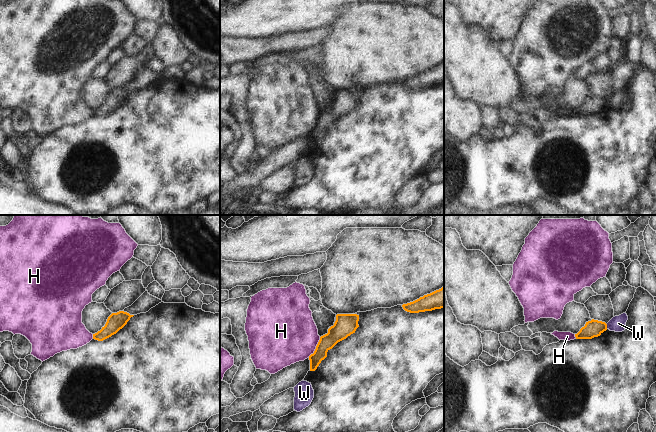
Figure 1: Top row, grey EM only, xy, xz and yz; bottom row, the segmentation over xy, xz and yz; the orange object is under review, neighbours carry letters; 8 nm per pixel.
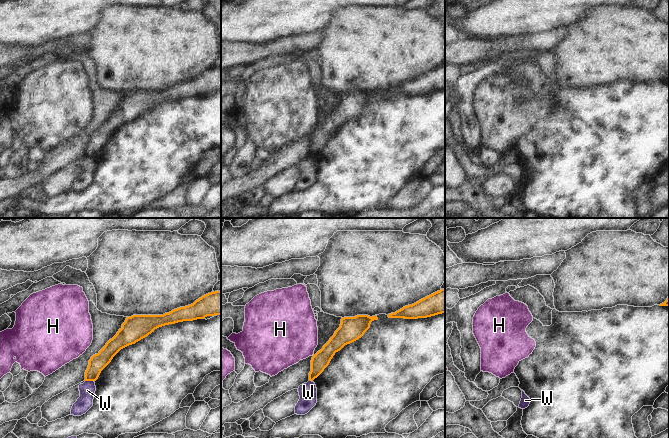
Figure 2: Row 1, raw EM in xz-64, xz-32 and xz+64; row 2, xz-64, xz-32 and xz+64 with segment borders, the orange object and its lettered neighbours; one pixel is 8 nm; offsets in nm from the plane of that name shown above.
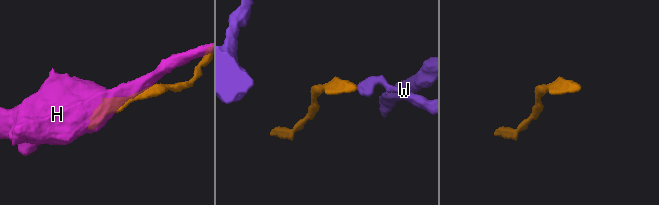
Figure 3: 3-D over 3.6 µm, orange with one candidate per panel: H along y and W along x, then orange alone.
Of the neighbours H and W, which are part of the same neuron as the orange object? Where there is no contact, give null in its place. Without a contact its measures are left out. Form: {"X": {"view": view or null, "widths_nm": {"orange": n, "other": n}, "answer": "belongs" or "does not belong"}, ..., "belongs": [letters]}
{"H": {"view": "xz", "widths_nm": {"orange": 150, "other": 460}, "answer": "does not belong"}, "W": {"view": "yz", "widths_nm": {"orange": 140, "other": 130}, "answer": "does not belong"}, "belongs": []}

